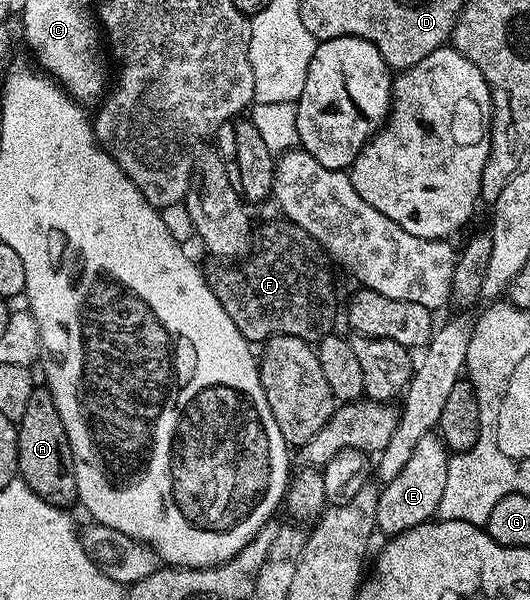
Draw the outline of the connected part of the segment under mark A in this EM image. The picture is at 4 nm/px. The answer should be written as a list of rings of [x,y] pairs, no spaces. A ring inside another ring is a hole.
[[[33,387],[30,402],[26,405],[26,414],[18,422],[18,473],[19,479],[26,482],[38,498],[50,502],[59,508],[68,508],[77,503],[76,475],[72,465],[72,451],[66,438],[66,430],[62,426],[62,418],[58,418],[58,410],[54,406],[54,398],[47,387]]]

